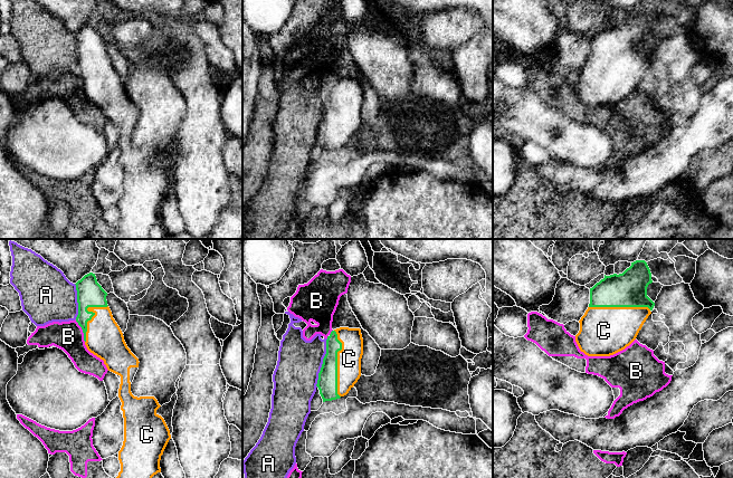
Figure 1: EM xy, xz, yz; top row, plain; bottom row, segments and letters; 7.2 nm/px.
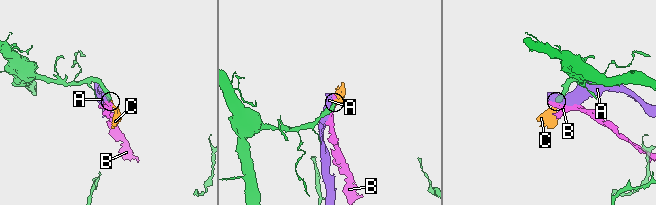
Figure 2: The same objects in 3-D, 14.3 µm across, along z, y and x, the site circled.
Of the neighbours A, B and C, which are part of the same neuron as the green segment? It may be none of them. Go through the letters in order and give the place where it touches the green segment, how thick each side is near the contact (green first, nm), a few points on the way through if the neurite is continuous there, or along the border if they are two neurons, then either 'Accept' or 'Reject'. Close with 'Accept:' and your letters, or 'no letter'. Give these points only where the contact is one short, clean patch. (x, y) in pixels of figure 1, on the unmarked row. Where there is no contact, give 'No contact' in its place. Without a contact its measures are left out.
A: Touches green at xz (323, 113). Thickness 140 nm (green) against 320 nm. Reject
B: Touches green at xy (83, 80). Thickness 140 nm (green) against 220 nm. Boundary: xy (75, 69), (82, 79), (85, 91). Reject
C: Touches green at xz (336, 113). Thickness 140 nm (green) against 180 nm. Accept
Accept: C

